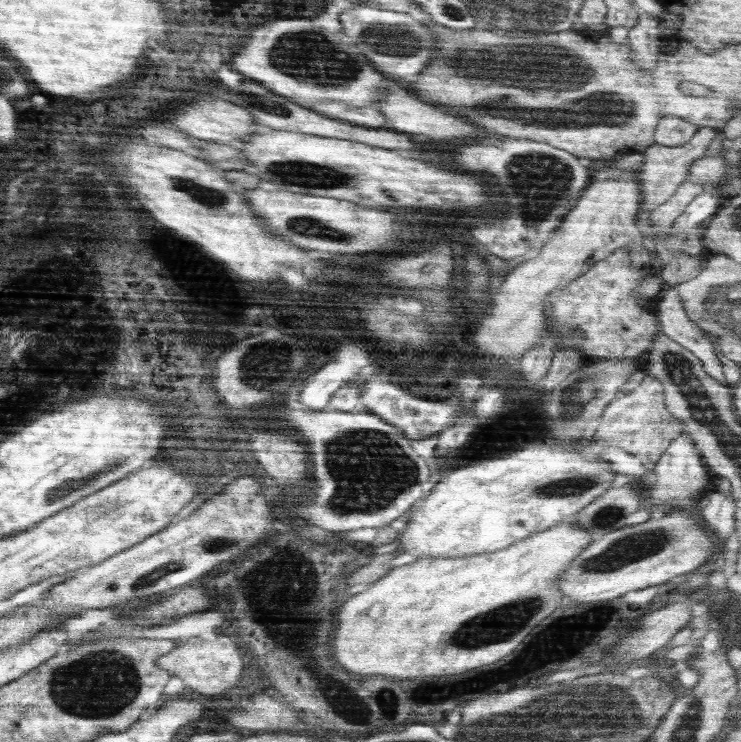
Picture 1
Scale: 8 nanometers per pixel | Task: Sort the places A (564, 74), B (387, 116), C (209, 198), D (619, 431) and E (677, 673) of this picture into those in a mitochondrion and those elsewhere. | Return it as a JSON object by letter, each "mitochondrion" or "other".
{"A":"mitochondrion","B":"other","C":"mitochondrion","D":"other","E":"other"}

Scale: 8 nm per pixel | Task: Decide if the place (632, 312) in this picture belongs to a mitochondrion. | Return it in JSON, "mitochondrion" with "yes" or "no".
{"mitochondrion":"no"}

